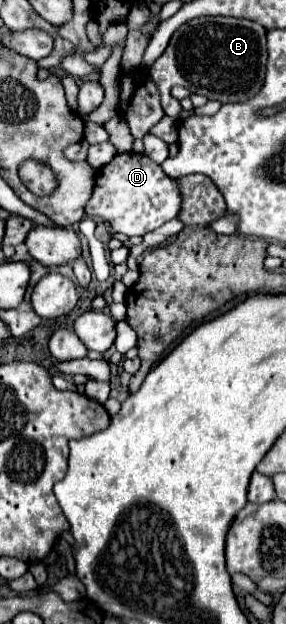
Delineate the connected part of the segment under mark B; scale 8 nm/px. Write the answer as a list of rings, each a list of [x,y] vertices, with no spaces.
[[[206,16],[182,24],[168,42],[164,54],[152,64],[150,76],[158,84],[166,114],[178,114],[180,102],[170,94],[174,86],[202,94],[208,100],[240,102],[258,94],[266,72],[266,30],[250,20]]]

